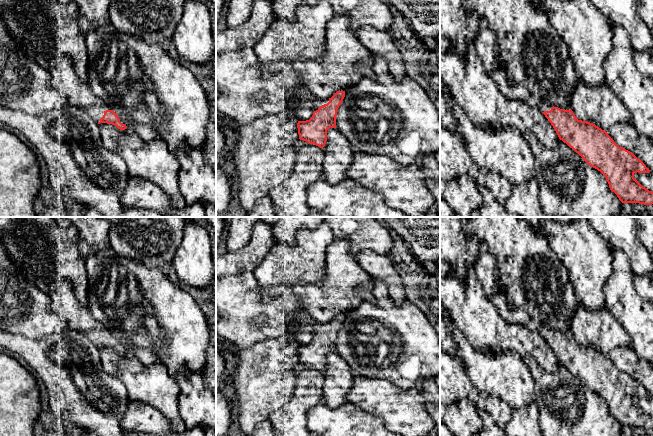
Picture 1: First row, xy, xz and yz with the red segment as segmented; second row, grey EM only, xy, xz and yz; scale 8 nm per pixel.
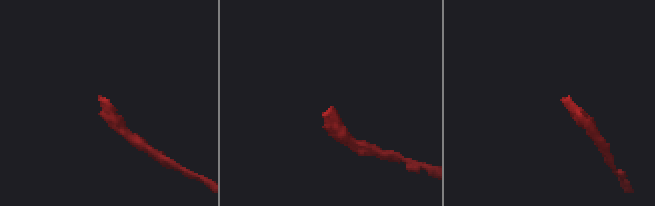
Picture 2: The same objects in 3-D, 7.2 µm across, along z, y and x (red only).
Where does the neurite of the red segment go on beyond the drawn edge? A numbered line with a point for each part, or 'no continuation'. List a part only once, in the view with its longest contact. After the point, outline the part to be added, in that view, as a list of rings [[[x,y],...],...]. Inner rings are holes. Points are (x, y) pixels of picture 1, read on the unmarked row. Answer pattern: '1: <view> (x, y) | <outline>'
1: xz (318, 326) | [[[315,320],[312,321],[312,324],[314,326],[314,333],[313,333],[313,335],[318,334],[320,330],[322,330],[324,328],[327,328],[329,326],[329,323],[323,324],[323,323],[320,323],[320,322],[315,321]]]

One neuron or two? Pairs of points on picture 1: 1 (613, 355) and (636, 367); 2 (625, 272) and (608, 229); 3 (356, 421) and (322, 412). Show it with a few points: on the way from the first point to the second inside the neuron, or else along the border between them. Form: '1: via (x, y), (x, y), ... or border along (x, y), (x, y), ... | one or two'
1: via (619, 356), (630, 363) | one
2: border along (610, 246), (620, 250), (625, 255), (631, 268) | two
3: via (348, 421), (330, 420) | one

